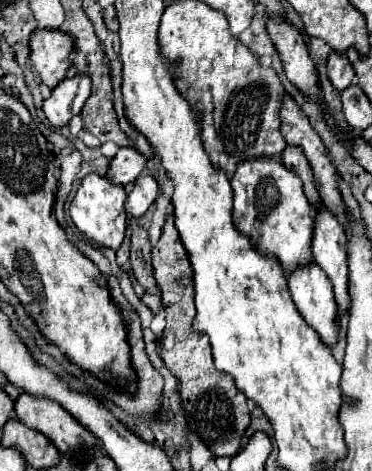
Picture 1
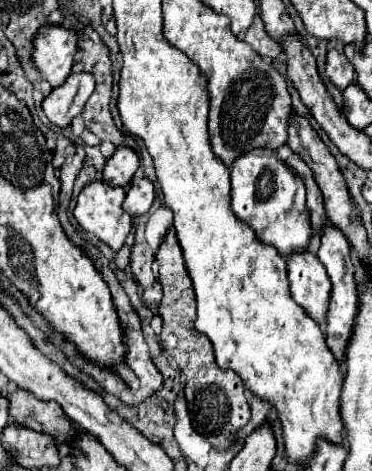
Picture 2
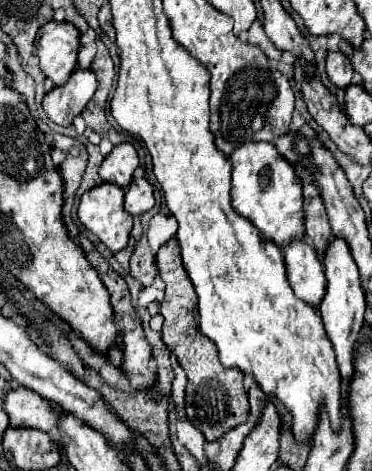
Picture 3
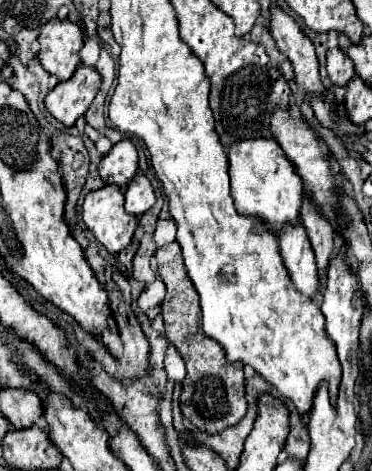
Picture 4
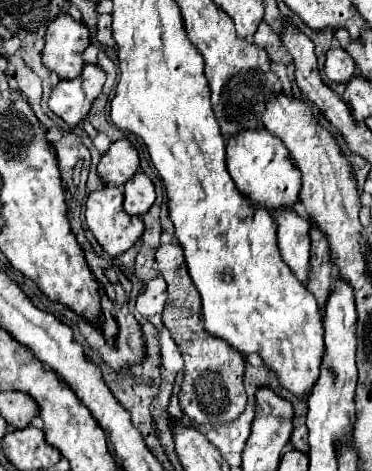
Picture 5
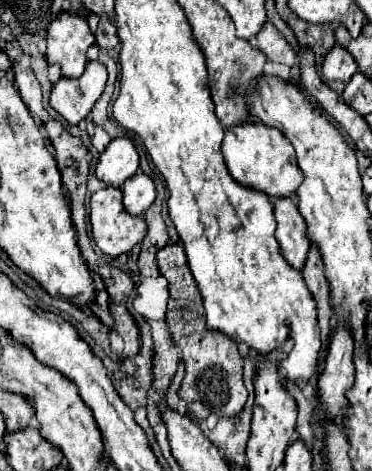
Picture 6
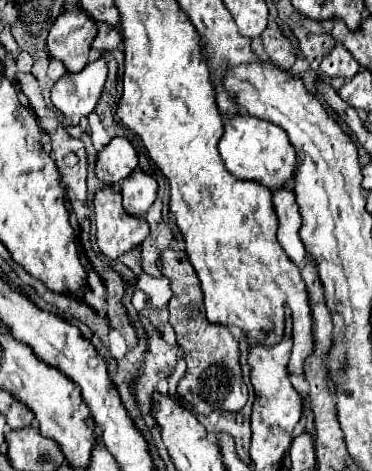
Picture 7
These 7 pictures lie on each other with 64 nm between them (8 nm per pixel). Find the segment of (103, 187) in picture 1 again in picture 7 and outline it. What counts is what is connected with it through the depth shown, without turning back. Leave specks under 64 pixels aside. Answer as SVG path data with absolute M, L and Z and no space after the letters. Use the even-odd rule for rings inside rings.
M112 188L98 190L94 196L96 244L102 254L116 260L120 254L138 246L150 232L144 218L124 212L120 192Z

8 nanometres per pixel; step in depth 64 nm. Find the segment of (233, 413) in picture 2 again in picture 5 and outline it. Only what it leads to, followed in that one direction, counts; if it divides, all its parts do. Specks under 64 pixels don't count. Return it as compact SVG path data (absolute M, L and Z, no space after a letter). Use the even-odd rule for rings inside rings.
M180 244L160 246L156 252L156 262L158 262L162 278L168 284L168 300L166 300L166 308L162 312L162 320L164 320L164 326L170 330L172 340L176 342L176 346L182 352L182 358L186 362L182 390L178 394L180 408L198 426L202 426L202 424L214 426L218 422L228 424L228 422L236 420L236 416L240 416L246 408L246 392L244 392L244 384L242 384L244 358L238 352L234 352L226 342L210 336L204 330L200 294L198 294L192 278L188 276Z

